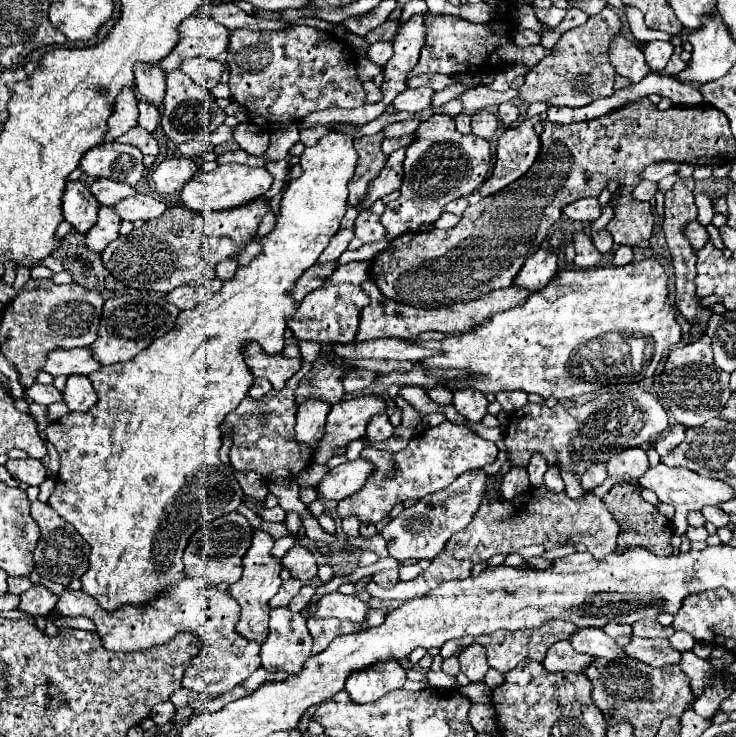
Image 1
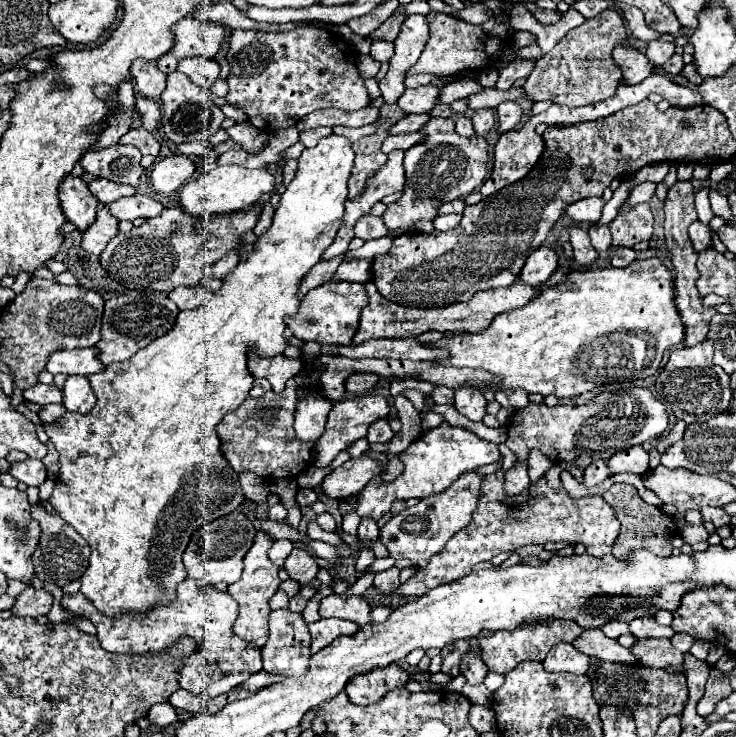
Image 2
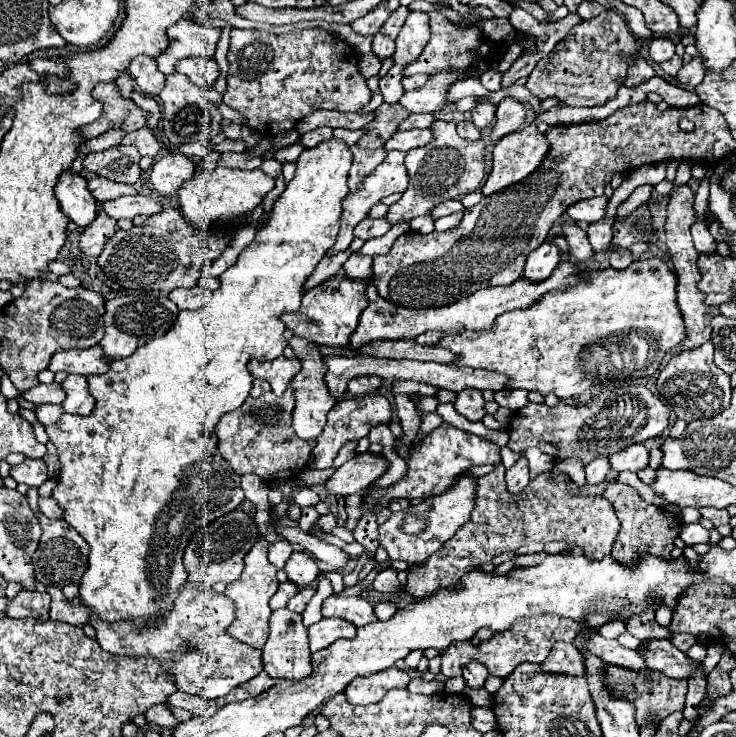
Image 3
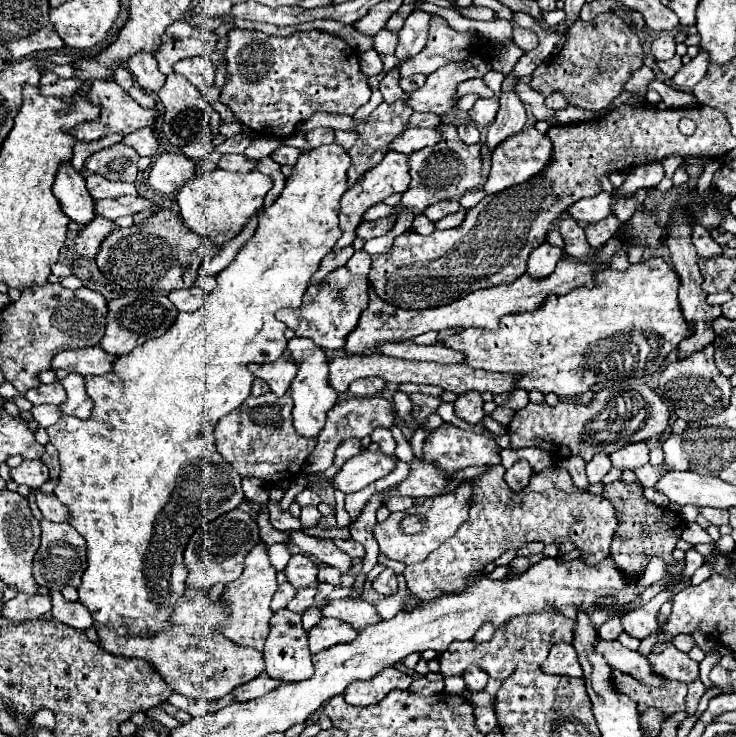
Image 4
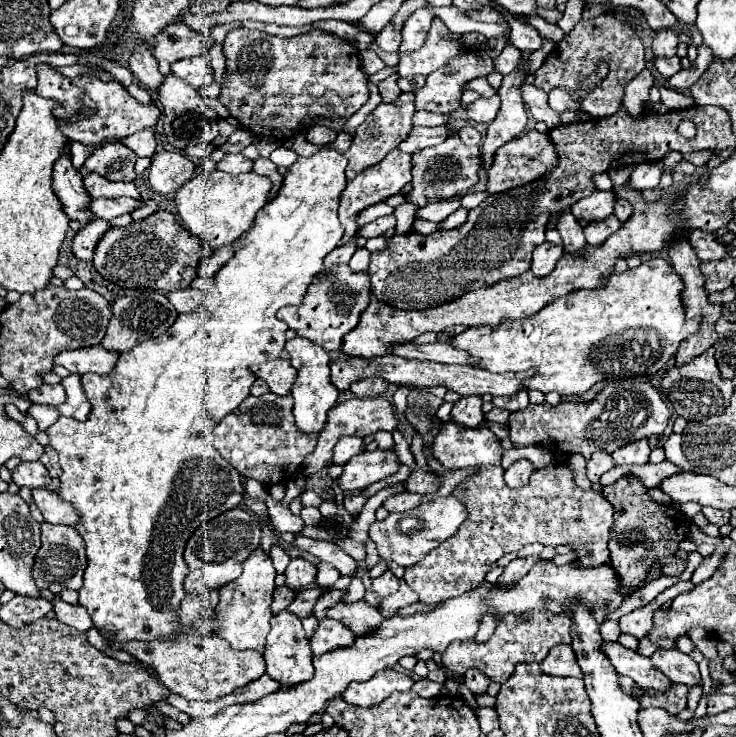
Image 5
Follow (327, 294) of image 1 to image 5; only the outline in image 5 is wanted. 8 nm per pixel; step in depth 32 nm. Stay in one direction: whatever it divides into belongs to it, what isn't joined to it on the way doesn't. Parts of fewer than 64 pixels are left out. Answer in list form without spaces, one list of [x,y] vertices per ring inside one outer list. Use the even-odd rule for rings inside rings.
[[[346,264],[334,266],[320,278],[314,278],[304,302],[300,306],[286,306],[278,312],[278,318],[288,324],[298,336],[312,340],[324,350],[340,350],[344,344],[344,336],[356,328],[360,314],[370,304],[370,278],[366,272],[352,272]]]

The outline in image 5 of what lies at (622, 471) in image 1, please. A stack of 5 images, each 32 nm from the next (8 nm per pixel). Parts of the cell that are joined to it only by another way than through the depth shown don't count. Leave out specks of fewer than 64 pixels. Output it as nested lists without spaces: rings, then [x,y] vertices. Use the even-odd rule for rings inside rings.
[[[638,440],[634,444],[626,444],[624,448],[618,448],[612,452],[614,464],[624,466],[624,464],[646,464],[650,456],[650,446],[648,440]]]

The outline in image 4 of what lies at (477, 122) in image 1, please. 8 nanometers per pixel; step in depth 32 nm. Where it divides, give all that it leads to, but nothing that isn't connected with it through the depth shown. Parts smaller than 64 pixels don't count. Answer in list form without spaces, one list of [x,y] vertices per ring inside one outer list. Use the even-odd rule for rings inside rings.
[[[480,98],[480,100],[472,106],[472,110],[470,110],[468,114],[470,114],[470,118],[472,118],[472,122],[474,122],[476,126],[486,128],[486,126],[490,126],[490,124],[494,122],[496,112],[498,112],[498,100],[496,100],[496,98],[488,98],[488,100]]]

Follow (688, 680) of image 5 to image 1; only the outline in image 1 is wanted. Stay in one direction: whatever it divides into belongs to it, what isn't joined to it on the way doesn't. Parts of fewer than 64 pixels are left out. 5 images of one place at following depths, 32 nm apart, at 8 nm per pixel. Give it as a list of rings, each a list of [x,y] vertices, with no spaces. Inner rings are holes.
[[[630,636],[630,644],[624,646],[626,654],[642,660],[650,666],[664,666],[664,664],[678,664],[680,662],[680,652],[670,646],[668,640],[664,638],[640,638],[640,636]]]

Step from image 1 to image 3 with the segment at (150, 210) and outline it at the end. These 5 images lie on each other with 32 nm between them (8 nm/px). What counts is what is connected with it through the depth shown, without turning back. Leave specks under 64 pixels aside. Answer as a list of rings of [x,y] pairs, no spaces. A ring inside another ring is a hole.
[[[134,194],[134,196],[122,196],[122,198],[112,200],[112,202],[104,202],[102,210],[108,216],[116,218],[116,220],[120,220],[120,218],[134,220],[136,216],[154,216],[154,214],[158,214],[162,210],[162,204],[154,202],[148,196]]]

